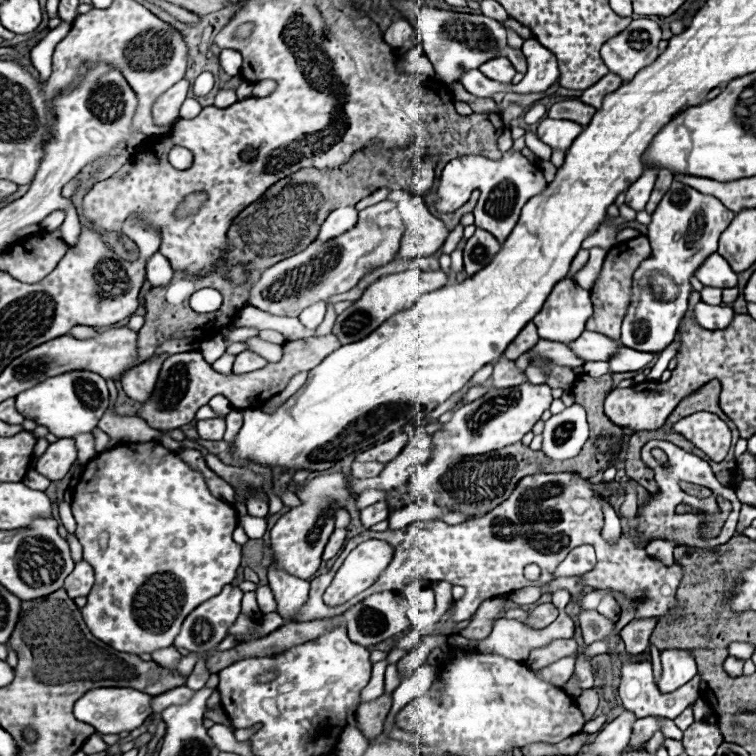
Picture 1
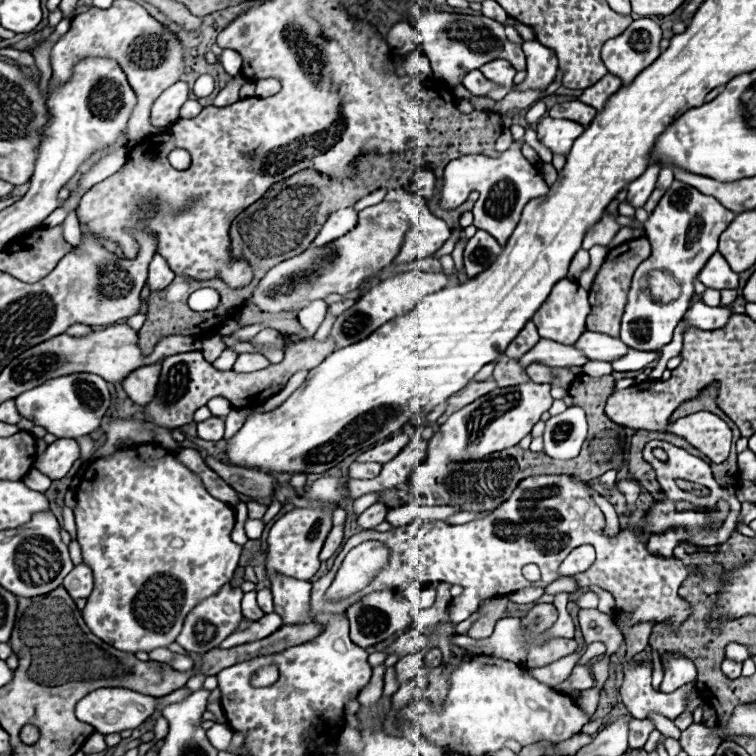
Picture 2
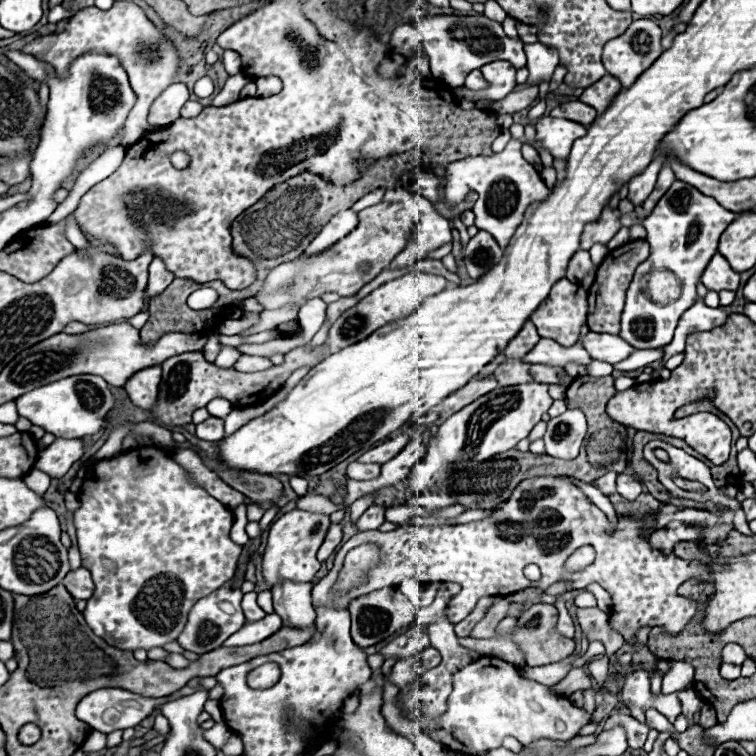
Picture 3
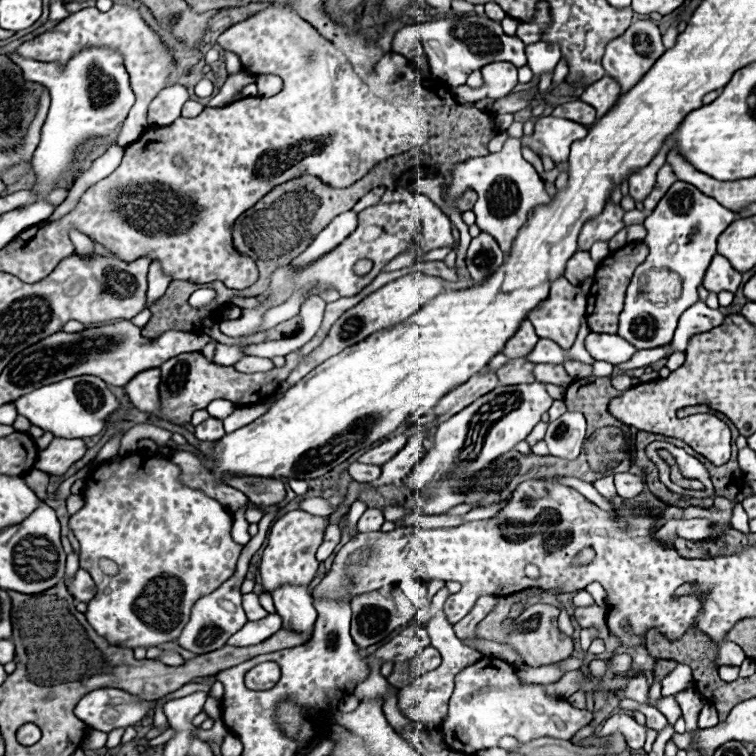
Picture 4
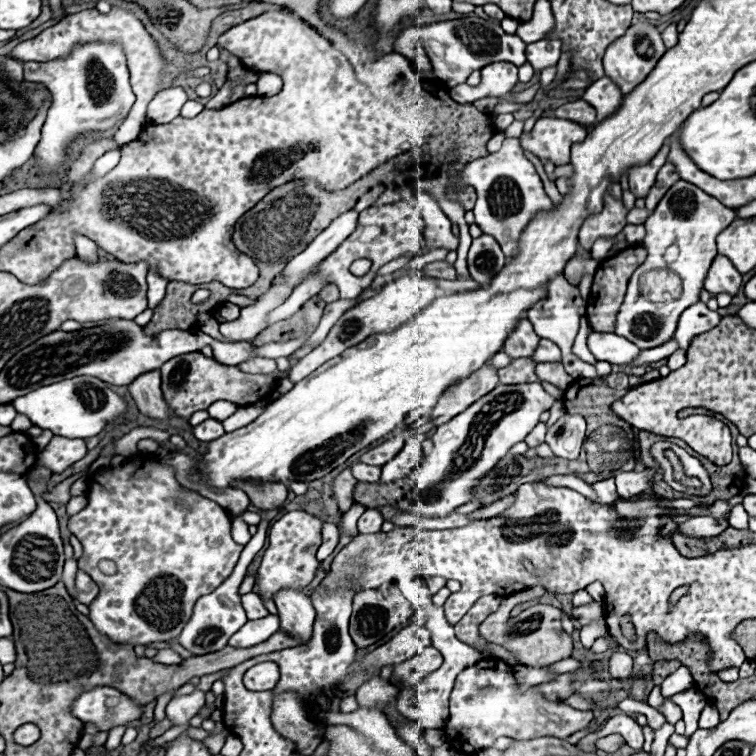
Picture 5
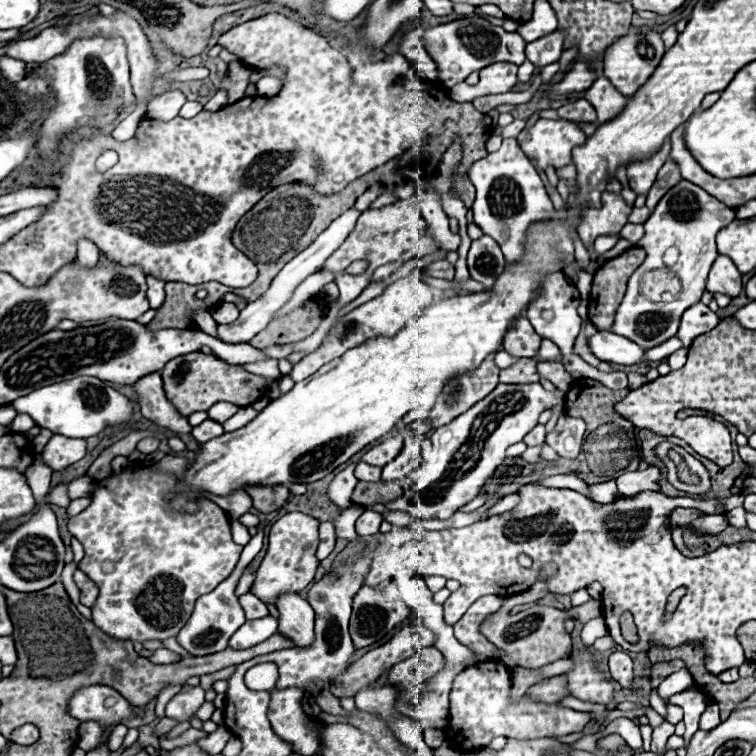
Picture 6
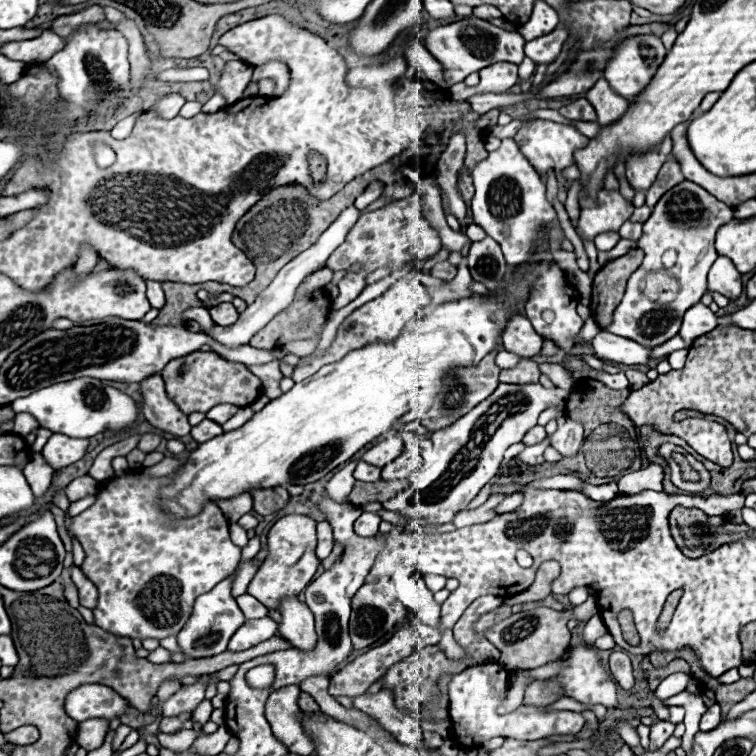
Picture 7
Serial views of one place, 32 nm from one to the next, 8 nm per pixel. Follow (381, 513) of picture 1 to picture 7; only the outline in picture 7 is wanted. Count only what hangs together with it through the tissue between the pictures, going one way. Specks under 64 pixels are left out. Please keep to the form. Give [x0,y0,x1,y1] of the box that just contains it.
[354,512,380,536]

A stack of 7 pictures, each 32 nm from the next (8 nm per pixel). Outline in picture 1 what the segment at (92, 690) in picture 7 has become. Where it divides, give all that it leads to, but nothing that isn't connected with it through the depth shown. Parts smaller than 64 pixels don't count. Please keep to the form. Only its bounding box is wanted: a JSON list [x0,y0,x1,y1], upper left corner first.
[74,688,150,734]

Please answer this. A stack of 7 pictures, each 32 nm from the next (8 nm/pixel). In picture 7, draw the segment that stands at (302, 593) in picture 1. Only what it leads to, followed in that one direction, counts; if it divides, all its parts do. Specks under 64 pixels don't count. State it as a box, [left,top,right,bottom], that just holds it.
[278,598,316,650]

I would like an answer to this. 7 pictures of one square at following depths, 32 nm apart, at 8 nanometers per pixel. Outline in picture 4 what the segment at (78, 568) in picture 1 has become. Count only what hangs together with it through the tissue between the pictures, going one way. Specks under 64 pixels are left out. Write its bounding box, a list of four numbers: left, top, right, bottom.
[70,570,96,602]

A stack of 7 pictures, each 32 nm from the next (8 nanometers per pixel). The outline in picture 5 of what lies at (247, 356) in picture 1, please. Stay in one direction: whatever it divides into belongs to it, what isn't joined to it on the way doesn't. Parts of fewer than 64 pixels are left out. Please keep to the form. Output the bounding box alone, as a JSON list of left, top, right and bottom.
[238,358,276,374]

